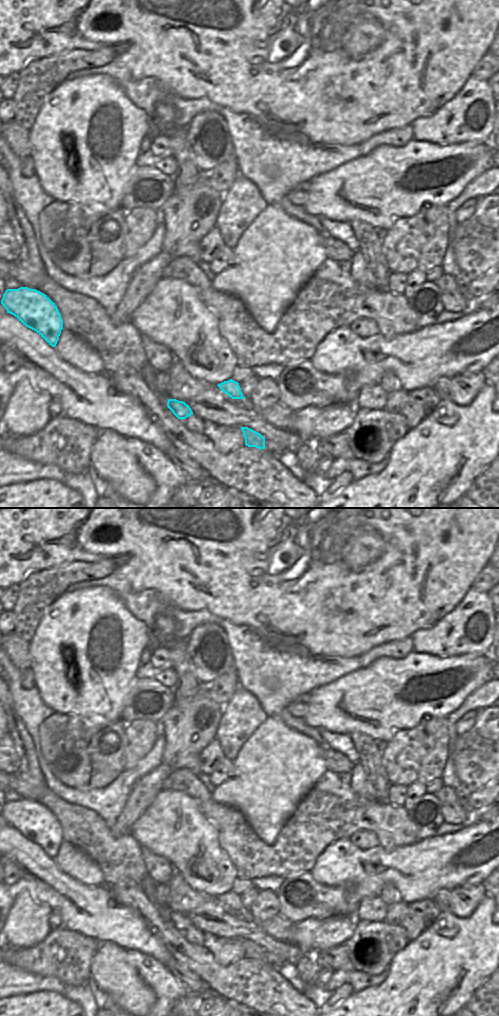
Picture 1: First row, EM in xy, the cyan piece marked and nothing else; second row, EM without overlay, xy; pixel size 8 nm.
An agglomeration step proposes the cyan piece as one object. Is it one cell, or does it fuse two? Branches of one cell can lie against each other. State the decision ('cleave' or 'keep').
keep

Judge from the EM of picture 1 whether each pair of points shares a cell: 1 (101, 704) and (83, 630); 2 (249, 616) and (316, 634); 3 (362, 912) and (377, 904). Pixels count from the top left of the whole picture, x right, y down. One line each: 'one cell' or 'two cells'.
1: one cell
2: one cell
3: one cell

